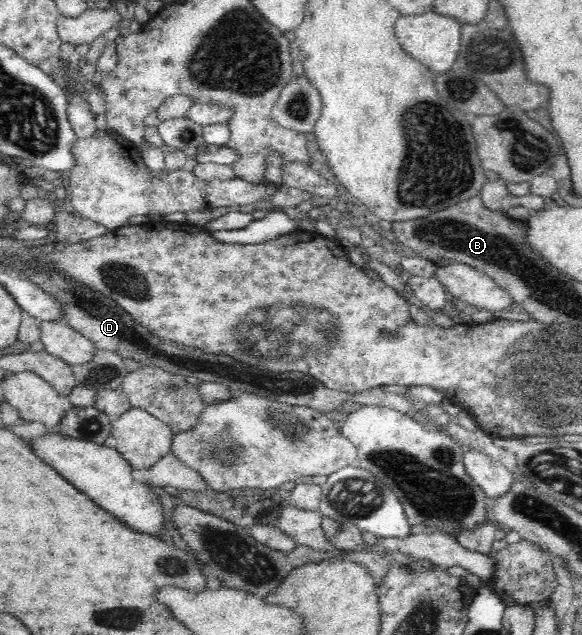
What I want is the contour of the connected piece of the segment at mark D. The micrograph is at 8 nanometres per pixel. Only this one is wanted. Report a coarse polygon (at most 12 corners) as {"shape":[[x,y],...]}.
{"shape":[[57,273],[29,277],[99,350],[322,412],[345,401],[408,412],[383,386],[329,389],[161,339],[117,303]]}

